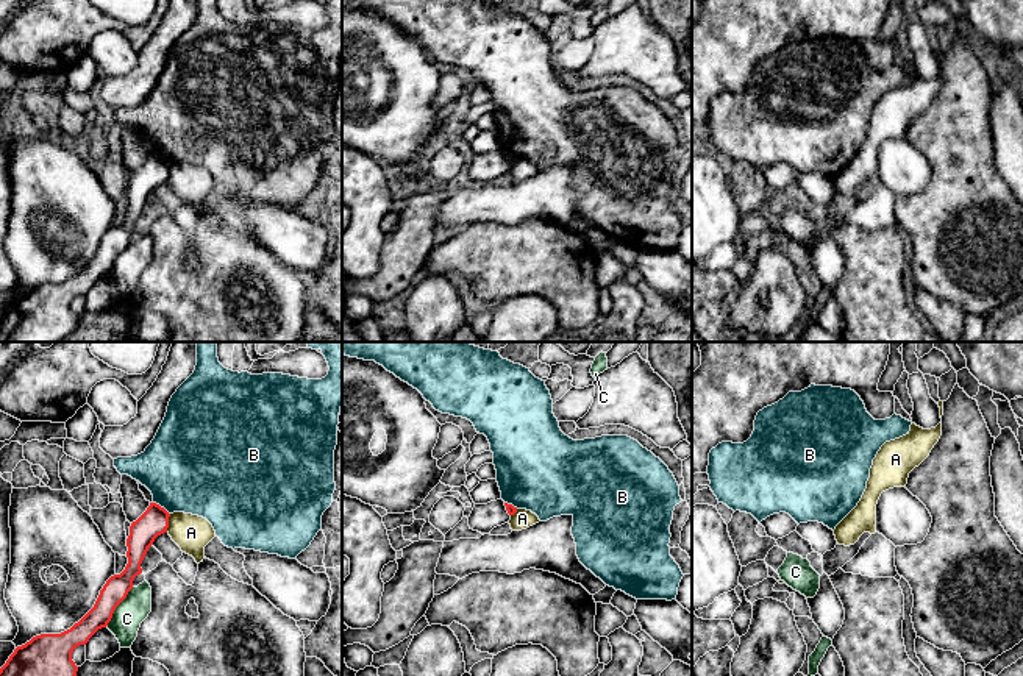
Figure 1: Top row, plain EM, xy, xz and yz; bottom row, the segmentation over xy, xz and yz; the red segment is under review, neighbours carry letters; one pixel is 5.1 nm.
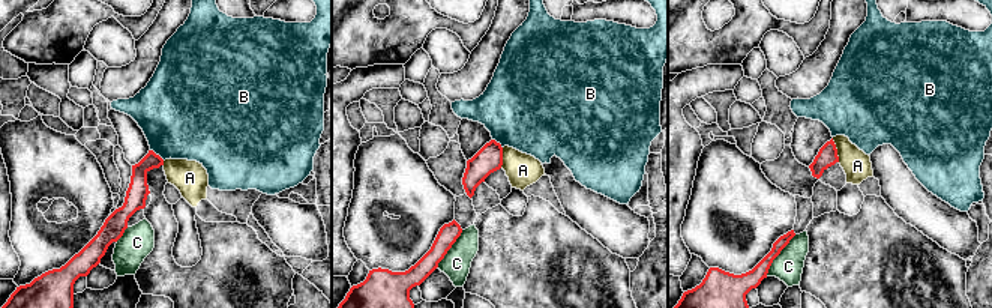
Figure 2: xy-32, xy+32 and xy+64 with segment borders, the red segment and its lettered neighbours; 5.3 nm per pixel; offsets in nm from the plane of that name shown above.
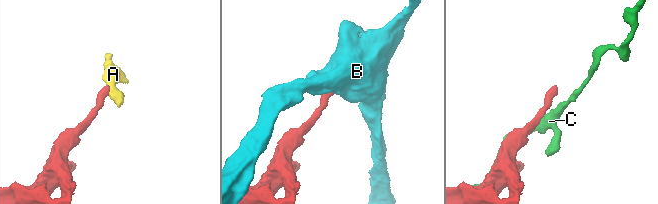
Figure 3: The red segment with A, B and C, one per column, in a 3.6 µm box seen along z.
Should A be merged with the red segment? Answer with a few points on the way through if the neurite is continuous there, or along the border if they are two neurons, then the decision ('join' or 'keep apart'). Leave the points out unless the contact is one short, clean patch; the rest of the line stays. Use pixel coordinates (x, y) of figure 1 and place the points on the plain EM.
along xy (171, 164), (166, 181) | keep apart

